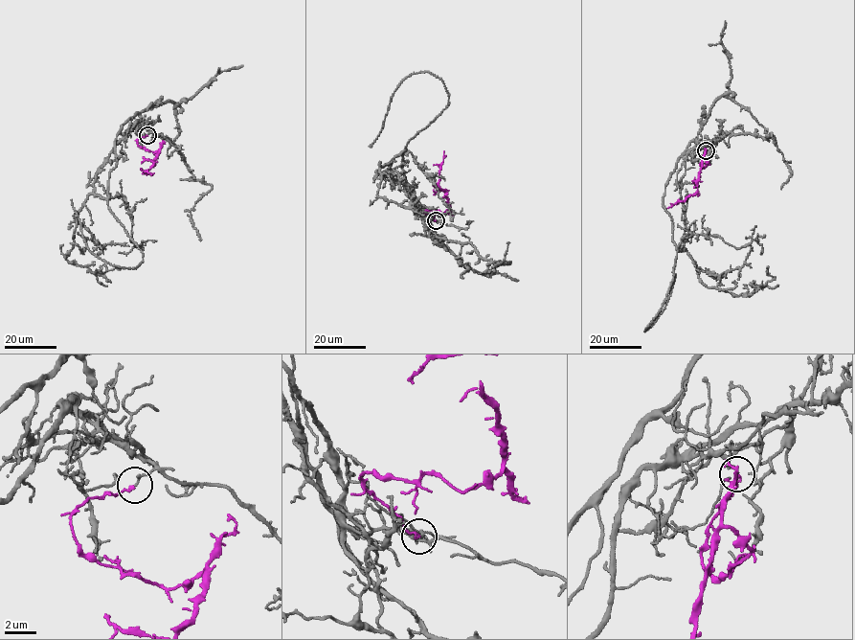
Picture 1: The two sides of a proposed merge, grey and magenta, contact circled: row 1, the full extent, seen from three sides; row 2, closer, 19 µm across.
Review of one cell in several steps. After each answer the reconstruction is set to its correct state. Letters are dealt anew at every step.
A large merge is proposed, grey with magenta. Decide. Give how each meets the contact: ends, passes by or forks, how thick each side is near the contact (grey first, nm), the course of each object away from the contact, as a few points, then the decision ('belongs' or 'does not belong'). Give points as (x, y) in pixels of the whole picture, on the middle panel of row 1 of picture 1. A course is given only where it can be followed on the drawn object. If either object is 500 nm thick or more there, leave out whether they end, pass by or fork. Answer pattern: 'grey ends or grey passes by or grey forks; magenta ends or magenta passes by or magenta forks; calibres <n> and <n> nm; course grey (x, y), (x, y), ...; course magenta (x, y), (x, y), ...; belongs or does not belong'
grey ends; magenta ends; calibres 150 and 130 nm; course grey (436, 220), (423, 217), (415, 195), (390, 168), (448, 105), (441, 79), (421, 71), (403, 80), (370, 145); course magenta (435, 220), (426, 210), (443, 213), (450, 206), (438, 183), (443, 151); does not belong

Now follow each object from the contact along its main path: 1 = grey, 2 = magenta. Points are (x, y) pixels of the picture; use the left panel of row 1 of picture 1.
1: (147, 135), (135, 124), (94, 183), (143, 253), (139, 266), (115, 265), (87, 247), (71, 199)
2: (147, 135), (137, 143), (146, 149), (159, 149), (153, 165), (145, 171), (151, 174)

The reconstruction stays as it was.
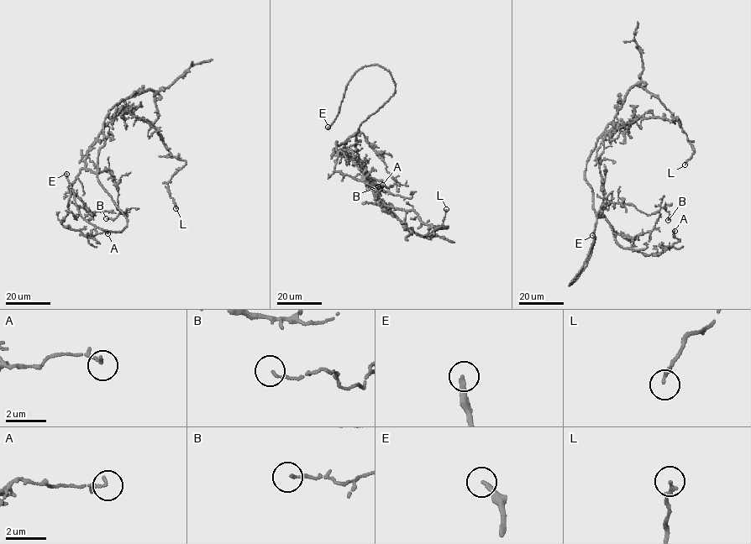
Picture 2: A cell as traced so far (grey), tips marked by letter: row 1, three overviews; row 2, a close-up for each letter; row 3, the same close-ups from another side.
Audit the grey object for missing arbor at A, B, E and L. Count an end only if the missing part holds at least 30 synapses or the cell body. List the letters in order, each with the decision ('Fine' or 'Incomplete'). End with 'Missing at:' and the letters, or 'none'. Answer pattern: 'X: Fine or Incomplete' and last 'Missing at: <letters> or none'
A: Fine
B: Fine
E: Incomplete
L: Fine
Missing at: E

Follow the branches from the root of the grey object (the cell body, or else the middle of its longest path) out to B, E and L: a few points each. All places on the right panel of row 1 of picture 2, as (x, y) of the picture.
B: (603, 199), (602, 215), (597, 217), (605, 203), (622, 202), (647, 214), (663, 207), (669, 212), (668, 220)
E: (603, 199), (602, 215), (596, 217), (593, 244), (582, 268), (569, 285), (586, 265), (595, 240), (592, 235)
L: (603, 199), (600, 159), (606, 133), (639, 117), (663, 117), (673, 122), (676, 117), (695, 150), (685, 164)

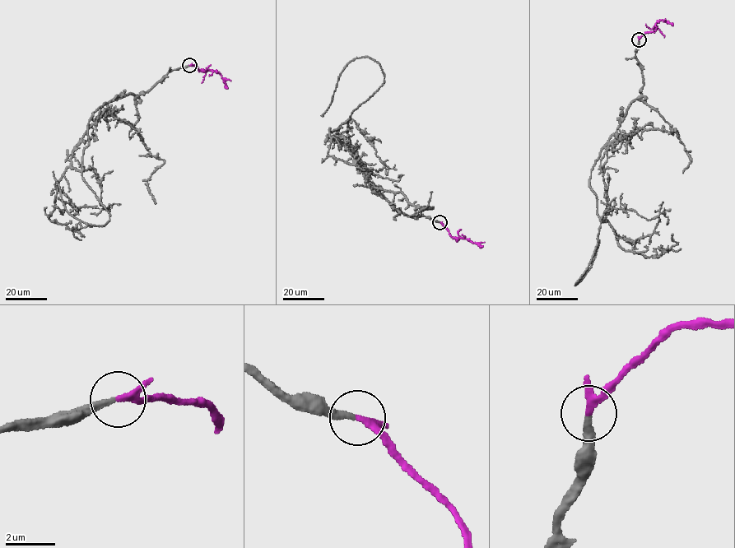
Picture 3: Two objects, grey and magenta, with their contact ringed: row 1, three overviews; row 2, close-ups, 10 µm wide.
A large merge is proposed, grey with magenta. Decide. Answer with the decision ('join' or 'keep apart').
join

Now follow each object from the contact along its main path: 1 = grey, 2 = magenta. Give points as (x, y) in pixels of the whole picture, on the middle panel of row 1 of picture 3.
1: (439, 222), (394, 208), (351, 148), (348, 119), (383, 83), (378, 62), (362, 56), (348, 63), (321, 114)
2: (439, 222), (453, 237), (468, 239), (482, 246)

